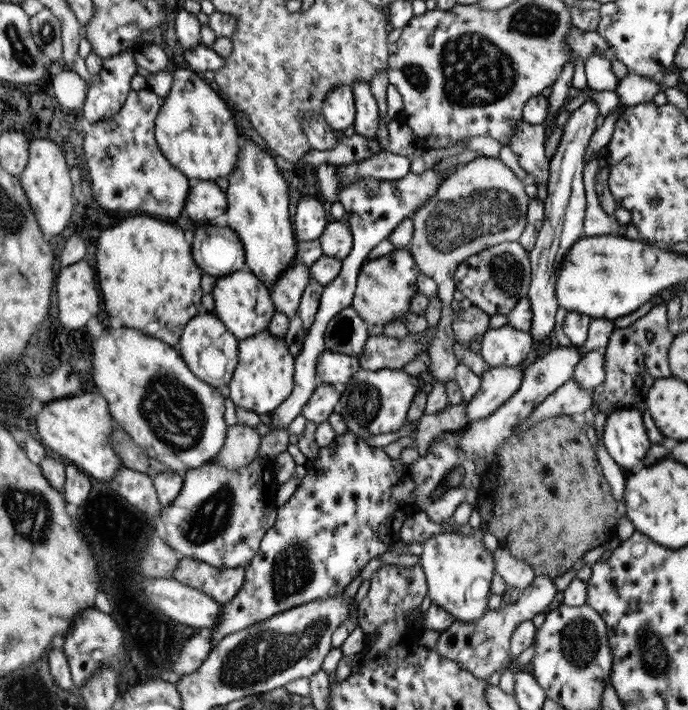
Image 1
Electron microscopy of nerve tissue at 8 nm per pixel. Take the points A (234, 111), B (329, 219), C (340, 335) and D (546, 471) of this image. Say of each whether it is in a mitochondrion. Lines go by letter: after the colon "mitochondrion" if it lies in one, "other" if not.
A: other
B: other
C: mitochondrion
D: other

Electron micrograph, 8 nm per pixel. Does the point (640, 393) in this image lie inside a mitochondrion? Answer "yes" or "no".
no

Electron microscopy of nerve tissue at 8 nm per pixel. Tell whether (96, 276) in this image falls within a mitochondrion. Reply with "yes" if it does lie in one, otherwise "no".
no

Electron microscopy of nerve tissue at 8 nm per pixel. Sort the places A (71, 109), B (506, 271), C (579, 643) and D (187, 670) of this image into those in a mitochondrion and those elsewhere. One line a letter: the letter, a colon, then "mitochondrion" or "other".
A: other
B: mitochondrion
C: mitochondrion
D: other

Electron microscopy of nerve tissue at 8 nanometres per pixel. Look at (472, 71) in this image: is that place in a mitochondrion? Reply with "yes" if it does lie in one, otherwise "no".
yes

